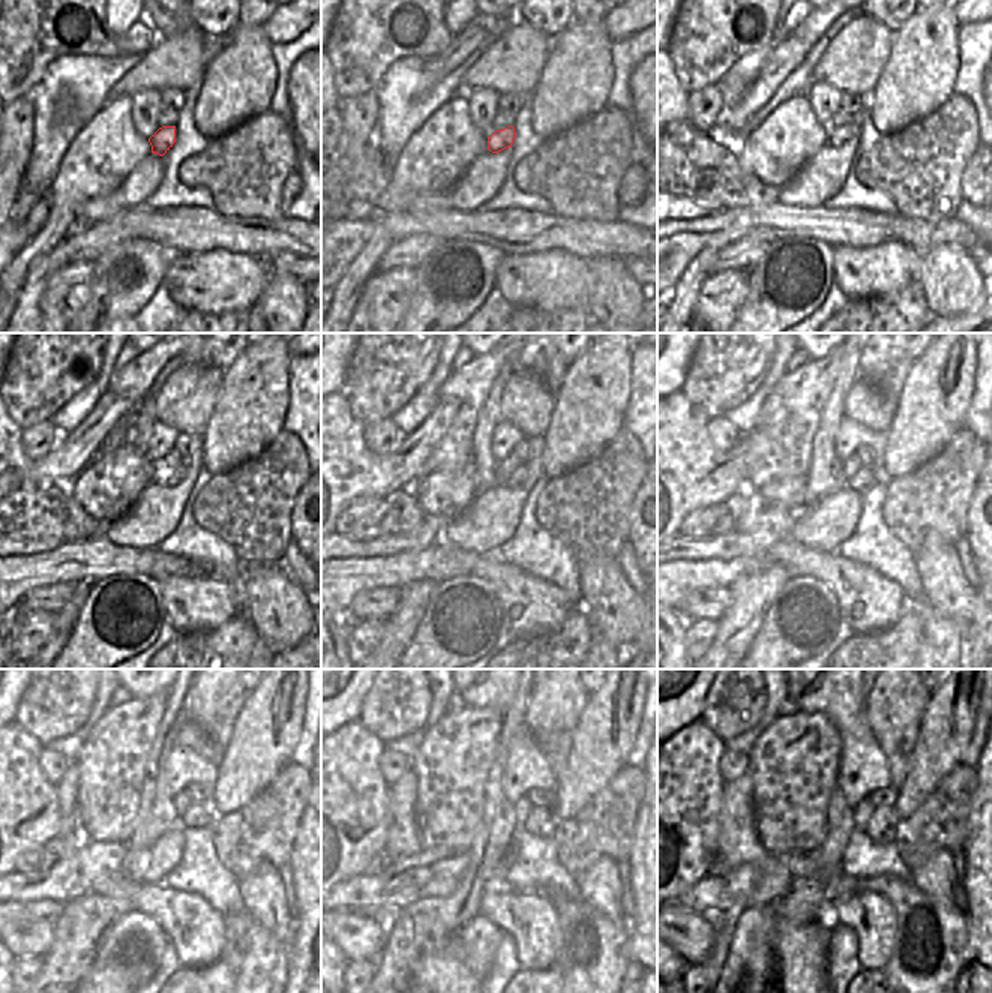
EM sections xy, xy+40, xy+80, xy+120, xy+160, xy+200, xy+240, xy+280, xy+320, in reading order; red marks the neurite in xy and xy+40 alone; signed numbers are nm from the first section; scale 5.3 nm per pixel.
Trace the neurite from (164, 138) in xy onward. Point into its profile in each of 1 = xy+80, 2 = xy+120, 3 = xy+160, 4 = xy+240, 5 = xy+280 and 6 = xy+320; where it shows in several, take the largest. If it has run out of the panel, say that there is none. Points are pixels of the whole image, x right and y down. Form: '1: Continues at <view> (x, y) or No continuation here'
1: Continues at xy+80 (845, 134)
2: Continues at xy+120 (177, 474)
3: Continues at xy+160 (520, 474)
4: Continues at xy+240 (198, 815)
5: Continues at xy+280 (542, 822)
6: Continues at xy+320 (881, 827).

